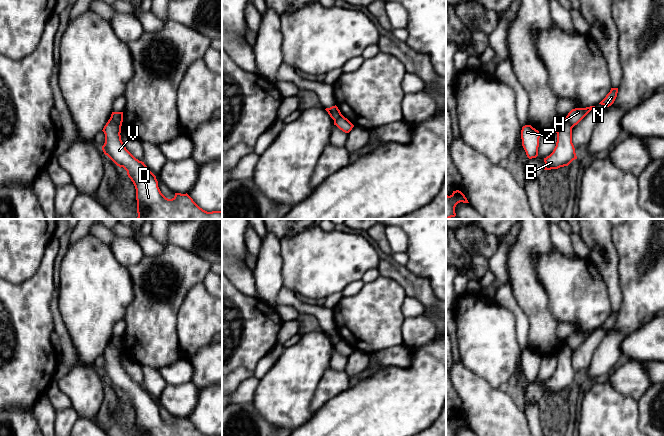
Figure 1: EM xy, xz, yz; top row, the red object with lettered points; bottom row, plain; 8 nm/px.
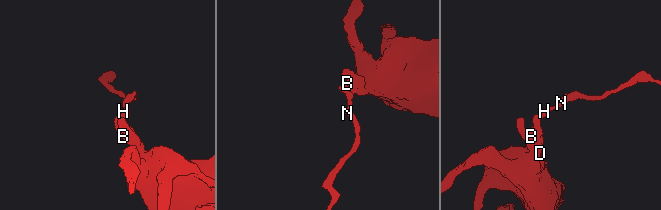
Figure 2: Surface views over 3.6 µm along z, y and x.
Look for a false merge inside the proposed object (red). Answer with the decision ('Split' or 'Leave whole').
Split

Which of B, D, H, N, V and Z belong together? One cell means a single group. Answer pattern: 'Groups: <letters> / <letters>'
Groups: B D V Z / H N

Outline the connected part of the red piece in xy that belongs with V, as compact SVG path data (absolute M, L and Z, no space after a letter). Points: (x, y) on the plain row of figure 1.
M109 343L102 354L105 367L102 374L117 390L127 395L136 413L137 436L207 436L186 417L166 422L158 411L156 400L144 386L136 383L121 364L121 350Z

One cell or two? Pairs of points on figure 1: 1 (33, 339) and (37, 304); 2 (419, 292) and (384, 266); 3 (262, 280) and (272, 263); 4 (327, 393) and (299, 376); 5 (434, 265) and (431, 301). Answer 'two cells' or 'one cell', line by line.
1: one cell
2: one cell
3: one cell
4: two cells
5: two cells

